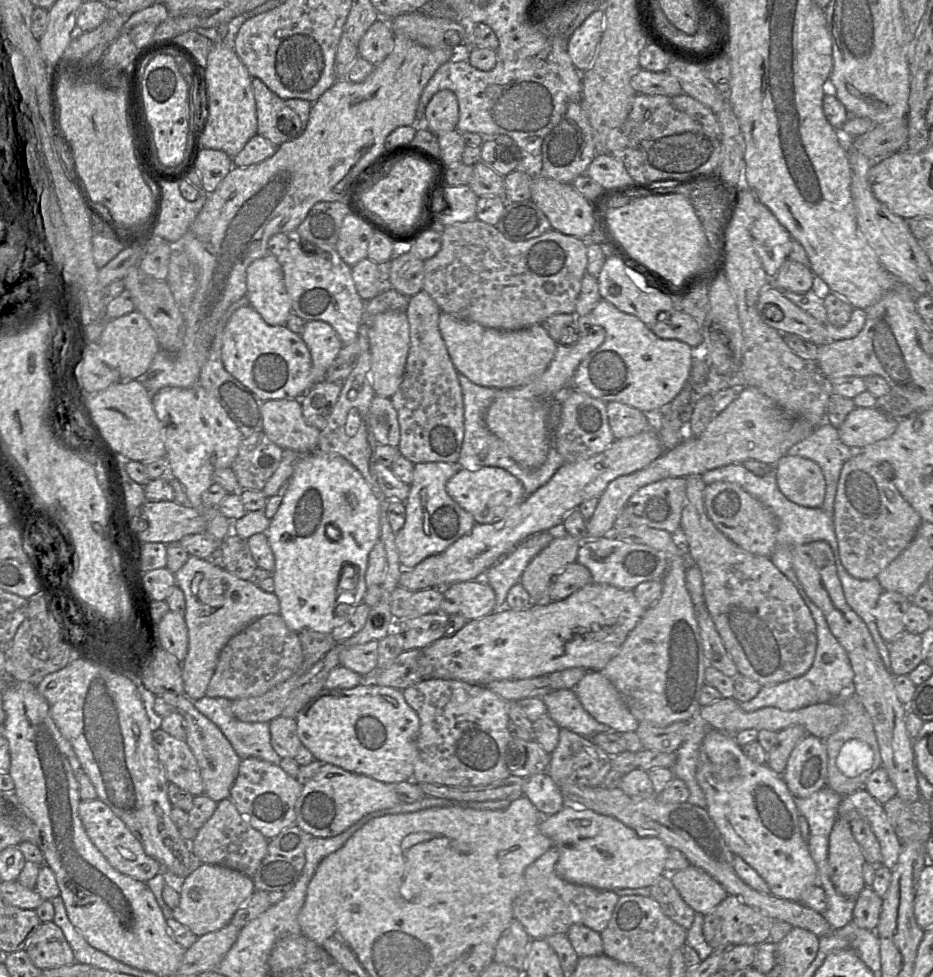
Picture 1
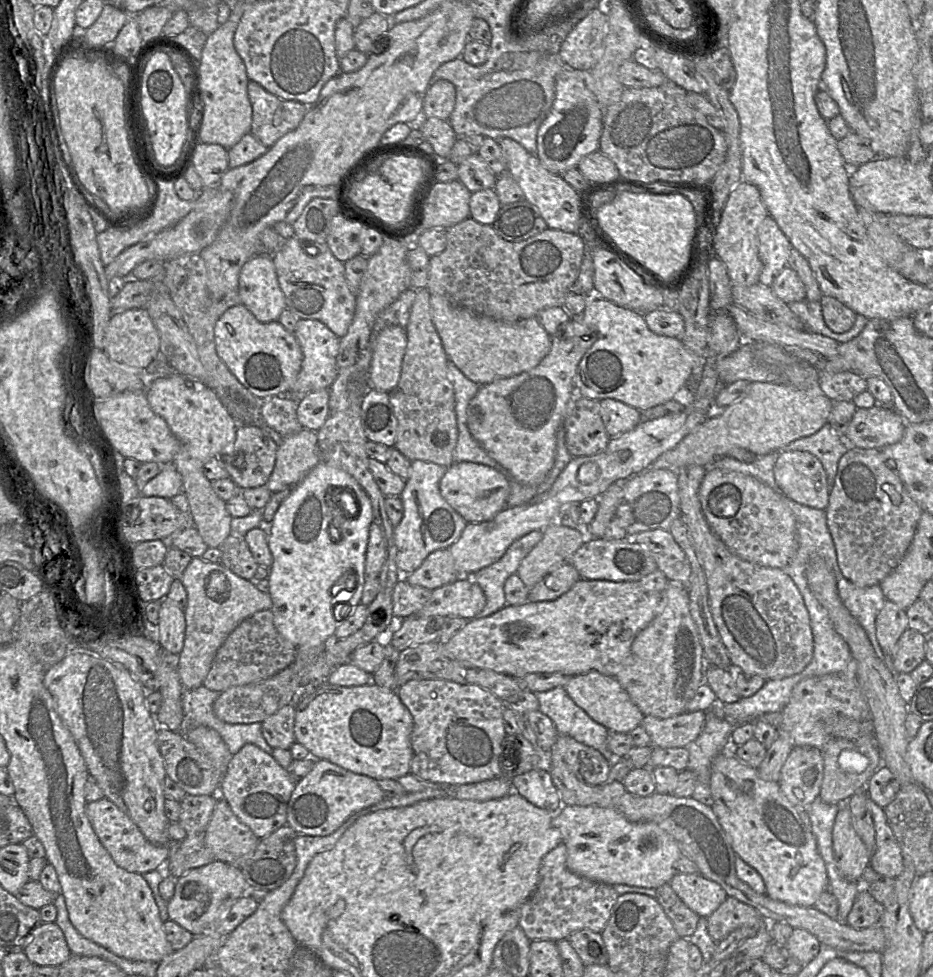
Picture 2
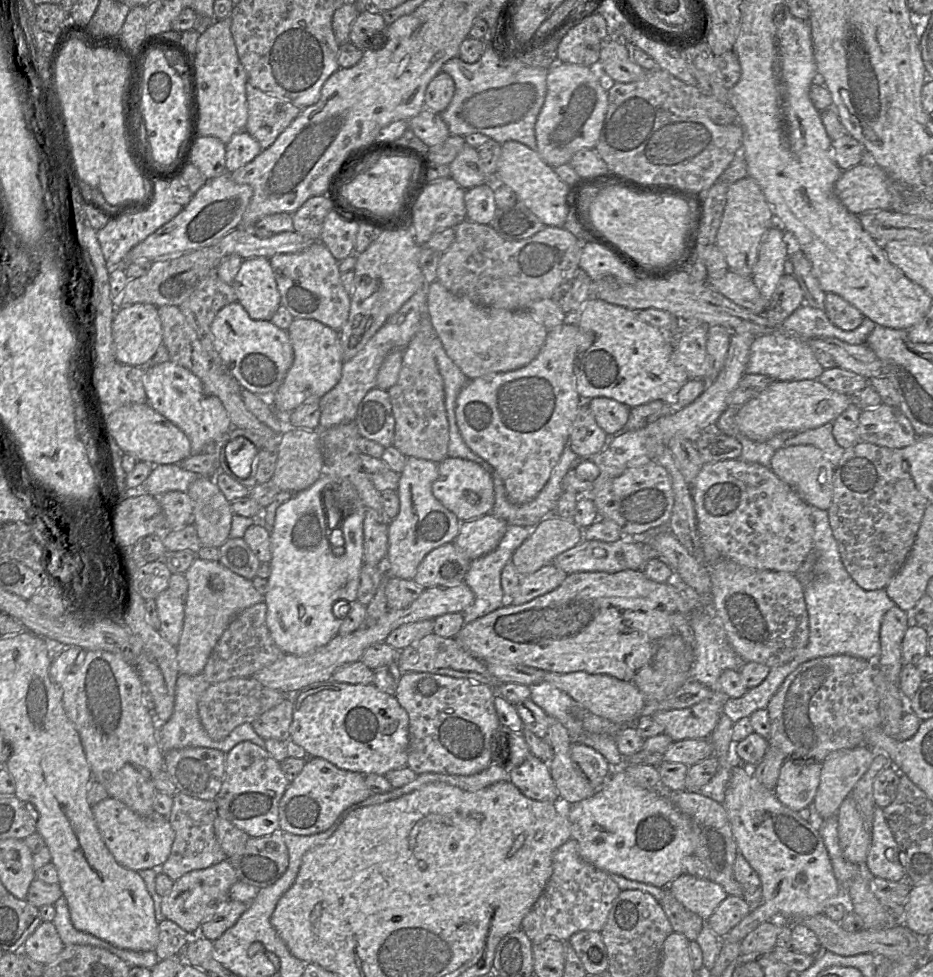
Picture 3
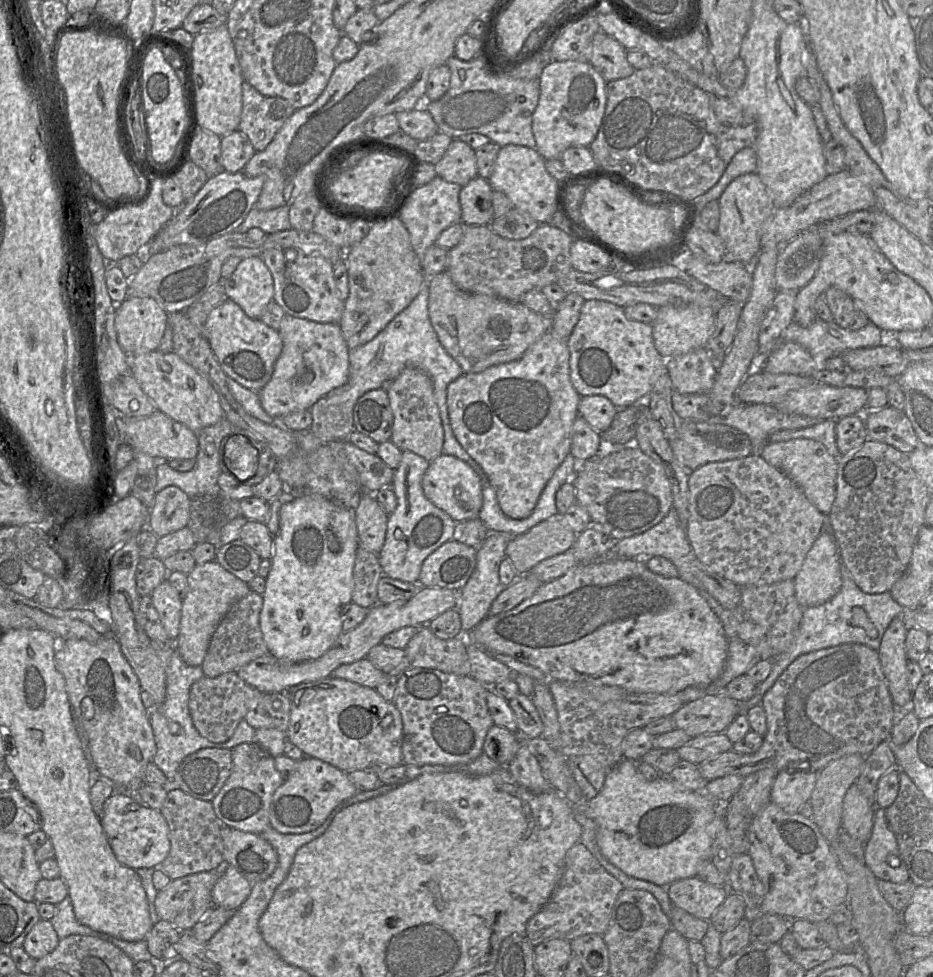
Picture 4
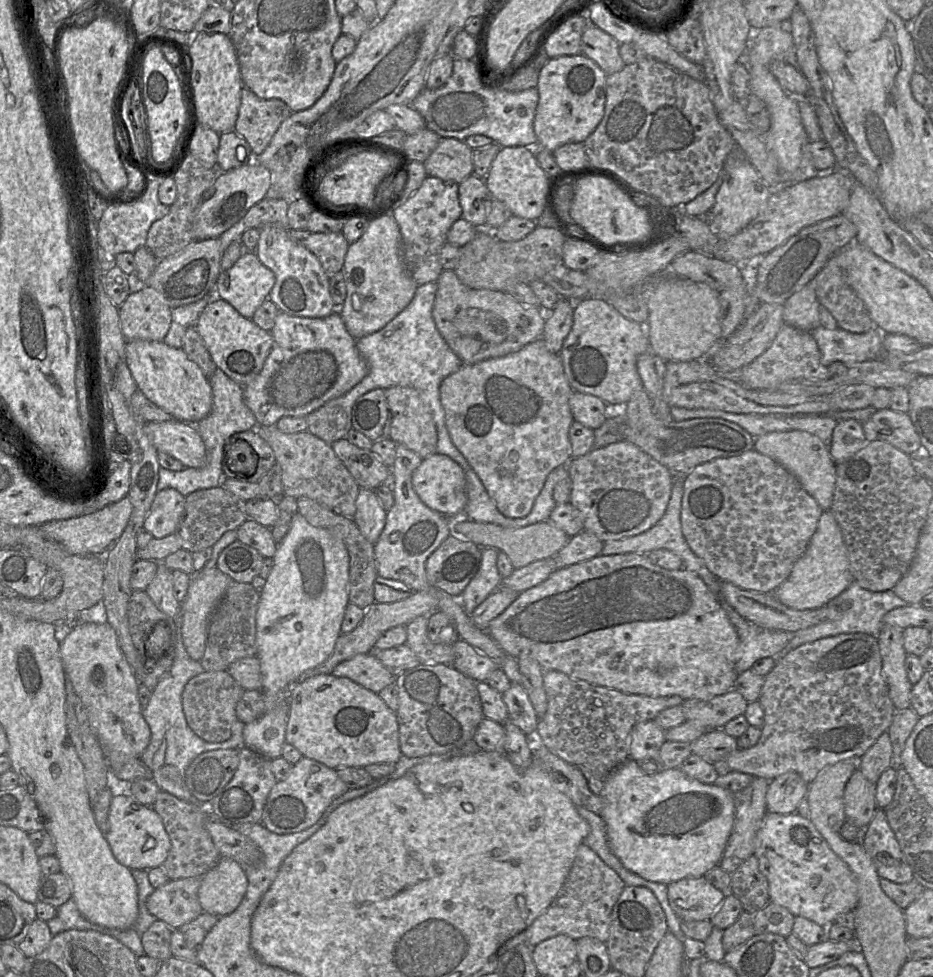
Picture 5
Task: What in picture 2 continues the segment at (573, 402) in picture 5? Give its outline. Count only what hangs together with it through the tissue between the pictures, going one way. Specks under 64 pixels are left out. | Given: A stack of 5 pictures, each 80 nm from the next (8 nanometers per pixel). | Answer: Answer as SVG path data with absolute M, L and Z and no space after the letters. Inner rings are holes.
M599 400L600 415L610 437L619 436L637 427L643 420L642 413L619 400Z

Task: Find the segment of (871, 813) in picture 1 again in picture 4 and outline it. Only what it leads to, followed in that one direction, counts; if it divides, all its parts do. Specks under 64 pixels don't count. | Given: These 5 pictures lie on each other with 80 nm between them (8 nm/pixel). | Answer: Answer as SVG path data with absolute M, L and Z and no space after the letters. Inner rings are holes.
M875 806L874 823L863 849L863 862L878 880L892 883L909 881L898 843L885 817L885 808Z

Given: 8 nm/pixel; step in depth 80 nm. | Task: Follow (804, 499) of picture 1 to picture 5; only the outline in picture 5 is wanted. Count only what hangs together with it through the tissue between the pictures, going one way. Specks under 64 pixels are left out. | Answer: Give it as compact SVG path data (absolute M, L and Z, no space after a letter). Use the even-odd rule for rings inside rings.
M799 430L771 432L755 437L754 450L791 472L823 510L831 508L836 482L836 464L828 448L818 437Z

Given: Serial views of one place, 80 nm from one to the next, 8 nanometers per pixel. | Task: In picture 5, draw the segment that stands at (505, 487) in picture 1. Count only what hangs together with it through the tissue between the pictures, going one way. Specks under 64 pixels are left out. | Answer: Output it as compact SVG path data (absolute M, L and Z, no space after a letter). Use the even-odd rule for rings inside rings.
M435 453L422 459L412 473L412 486L430 509L448 518L466 519L462 516L467 503L465 474L462 467L449 456Z

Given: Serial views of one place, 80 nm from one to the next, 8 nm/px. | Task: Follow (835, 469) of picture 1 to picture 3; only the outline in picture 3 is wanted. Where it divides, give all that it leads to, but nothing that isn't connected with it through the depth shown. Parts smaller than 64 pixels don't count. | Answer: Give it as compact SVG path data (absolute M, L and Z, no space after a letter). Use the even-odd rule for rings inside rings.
M826 423L818 428L807 430L794 435L784 442L784 447L811 445L819 449L824 457L837 467L841 457L846 451L839 446L833 436L833 423Z

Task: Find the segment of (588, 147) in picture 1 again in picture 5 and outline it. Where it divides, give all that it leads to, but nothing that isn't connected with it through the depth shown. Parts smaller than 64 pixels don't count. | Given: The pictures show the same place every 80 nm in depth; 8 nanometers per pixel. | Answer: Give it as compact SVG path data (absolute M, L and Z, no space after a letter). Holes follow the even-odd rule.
M585 55L549 59L538 78L539 101L533 128L538 145L553 152L568 143L583 143L604 116L606 102L605 72Z

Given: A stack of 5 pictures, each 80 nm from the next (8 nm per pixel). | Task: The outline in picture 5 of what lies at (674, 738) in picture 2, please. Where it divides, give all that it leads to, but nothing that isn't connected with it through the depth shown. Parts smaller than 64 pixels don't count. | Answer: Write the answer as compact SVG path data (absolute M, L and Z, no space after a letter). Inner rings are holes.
M734 689L710 700L689 699L681 706L686 721L695 721L706 730L722 730L724 725L743 715L748 702Z

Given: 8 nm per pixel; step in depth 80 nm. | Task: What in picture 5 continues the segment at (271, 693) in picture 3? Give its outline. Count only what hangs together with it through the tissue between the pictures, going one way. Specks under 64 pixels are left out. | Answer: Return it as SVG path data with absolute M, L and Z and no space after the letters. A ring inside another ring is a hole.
M204 671L191 678L182 693L183 712L188 726L203 740L224 742L232 735L232 726L238 720L236 705L245 689L226 671Z

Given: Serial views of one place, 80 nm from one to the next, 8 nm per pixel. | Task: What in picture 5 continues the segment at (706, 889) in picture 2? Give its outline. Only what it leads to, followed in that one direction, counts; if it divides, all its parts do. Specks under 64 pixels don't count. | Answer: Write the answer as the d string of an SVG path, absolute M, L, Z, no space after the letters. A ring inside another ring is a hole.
M703 876L684 878L667 885L671 909L682 920L710 920L727 892L715 888Z

